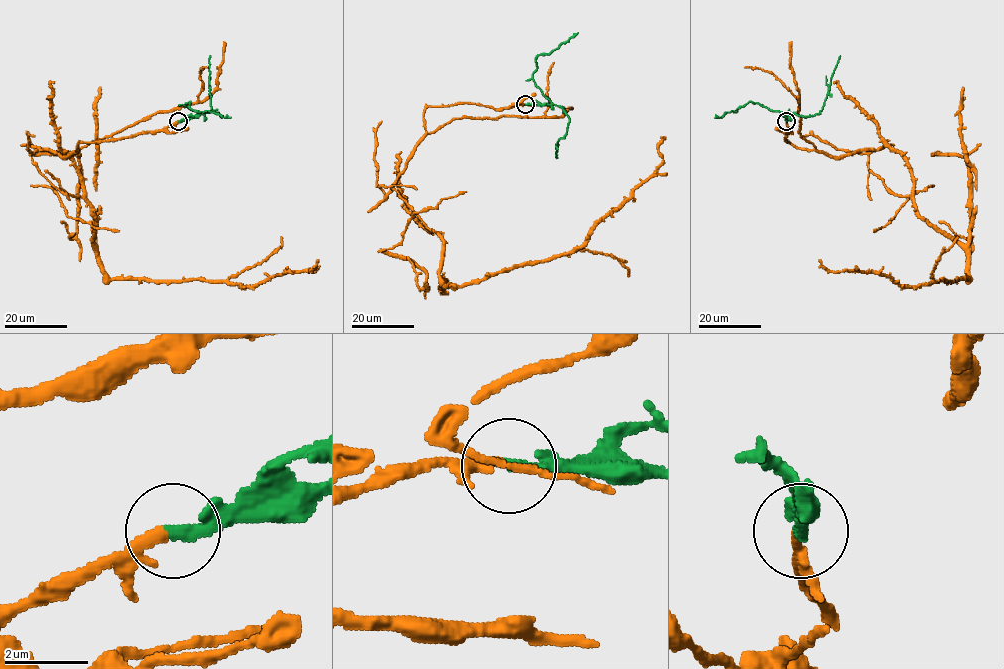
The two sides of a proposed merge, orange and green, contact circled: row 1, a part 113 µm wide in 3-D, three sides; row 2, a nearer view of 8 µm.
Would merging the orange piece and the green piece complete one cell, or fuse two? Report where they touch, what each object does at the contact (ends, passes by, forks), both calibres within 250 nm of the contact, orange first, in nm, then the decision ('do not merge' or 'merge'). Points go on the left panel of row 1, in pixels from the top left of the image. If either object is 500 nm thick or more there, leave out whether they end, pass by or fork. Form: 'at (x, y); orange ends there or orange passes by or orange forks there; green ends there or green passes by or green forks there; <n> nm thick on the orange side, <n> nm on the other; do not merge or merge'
at (178, 121); orange passes by; green ends there; 170 nm thick on the orange side, 300 nm on the other; do not merge

